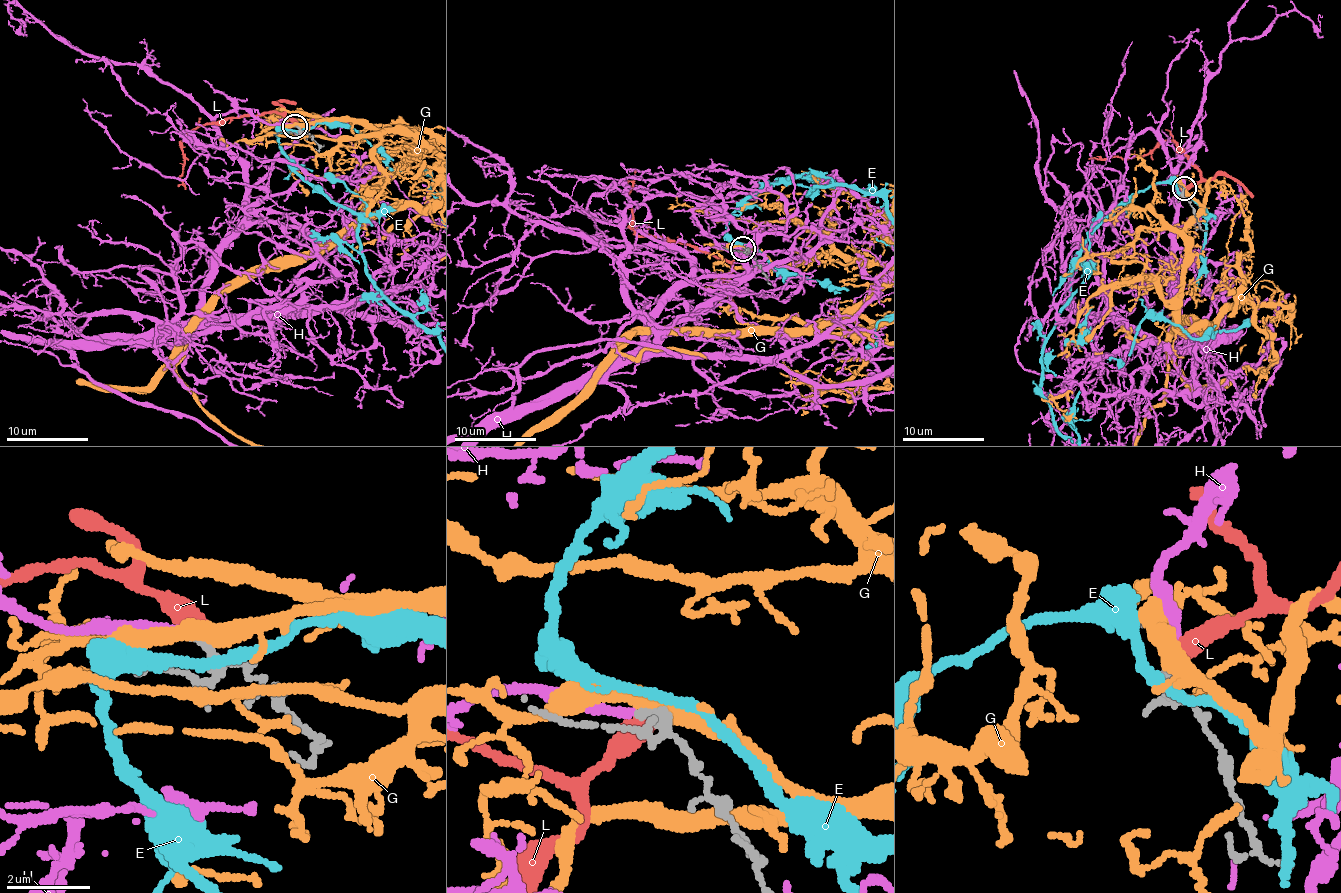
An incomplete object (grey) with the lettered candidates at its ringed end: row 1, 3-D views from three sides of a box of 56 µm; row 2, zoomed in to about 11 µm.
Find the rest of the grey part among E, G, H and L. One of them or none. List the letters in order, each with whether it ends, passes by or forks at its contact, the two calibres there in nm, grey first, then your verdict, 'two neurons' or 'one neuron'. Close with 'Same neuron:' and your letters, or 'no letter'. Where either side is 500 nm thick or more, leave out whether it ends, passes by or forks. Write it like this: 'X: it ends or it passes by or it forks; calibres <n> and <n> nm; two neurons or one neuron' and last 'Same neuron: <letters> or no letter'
E: it passes by; calibres 240 and 240 nm; two neurons
G: it passes by; calibres 240 and 440 nm; two neurons
H: it ends; calibres 190 and 220 nm; one neuron
L: it ends; calibres 200 and 440 nm; two neurons
Same neuron: H

